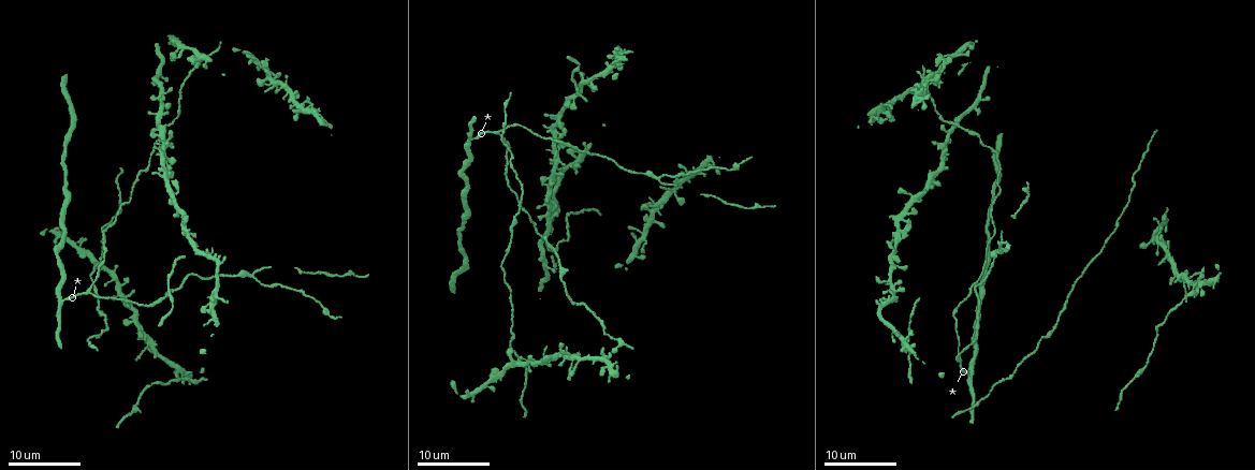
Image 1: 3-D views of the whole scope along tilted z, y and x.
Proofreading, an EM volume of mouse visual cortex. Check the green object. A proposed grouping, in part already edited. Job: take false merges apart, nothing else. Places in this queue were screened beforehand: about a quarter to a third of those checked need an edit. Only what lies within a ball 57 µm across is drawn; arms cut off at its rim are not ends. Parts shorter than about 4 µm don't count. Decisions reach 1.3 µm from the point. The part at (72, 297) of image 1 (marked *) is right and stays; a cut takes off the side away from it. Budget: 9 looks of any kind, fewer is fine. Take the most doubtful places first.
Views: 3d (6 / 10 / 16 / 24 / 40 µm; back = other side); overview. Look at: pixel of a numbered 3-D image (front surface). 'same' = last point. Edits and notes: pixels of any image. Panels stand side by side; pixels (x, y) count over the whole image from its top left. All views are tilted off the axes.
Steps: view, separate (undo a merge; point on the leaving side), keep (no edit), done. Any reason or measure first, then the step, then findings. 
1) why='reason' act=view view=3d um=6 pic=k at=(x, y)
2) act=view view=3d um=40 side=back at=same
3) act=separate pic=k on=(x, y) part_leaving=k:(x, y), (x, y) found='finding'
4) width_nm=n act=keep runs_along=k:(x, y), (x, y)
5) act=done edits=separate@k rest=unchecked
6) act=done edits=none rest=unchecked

why='four or more arms meet' act=view view=3d um=16 pic=1 at=(948, 132)

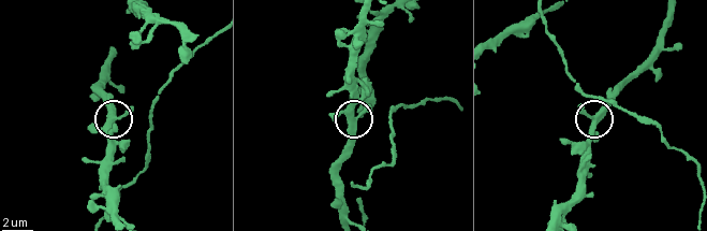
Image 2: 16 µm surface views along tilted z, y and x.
act=view view=3d um=10 pic=2 at=(348, 120)

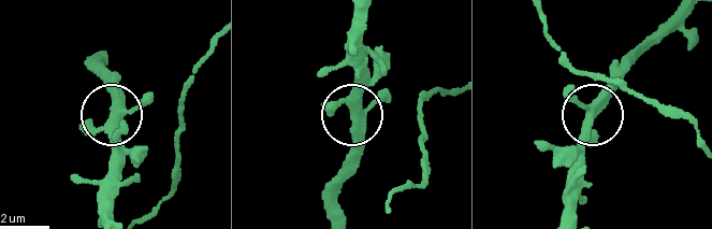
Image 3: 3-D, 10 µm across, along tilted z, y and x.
side_arm_um=40 act=keep runs_along=3:(387, 203), (425, 175), (420, 111), (351, 114), (351, 168) found='continuous, no second neuron'

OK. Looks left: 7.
why='arms part here' act=view view=3d um=24 pic=1 at=(253, 277)

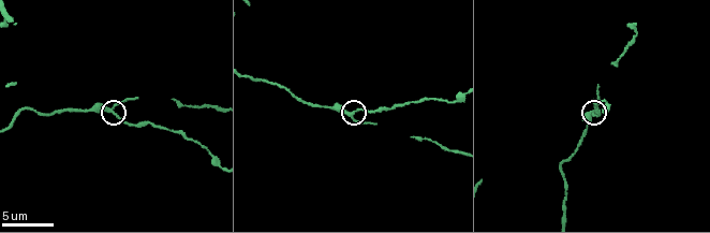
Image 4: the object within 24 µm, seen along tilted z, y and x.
why='zoom in' act=view view=3d um=6 pic=4 at=(110, 108)

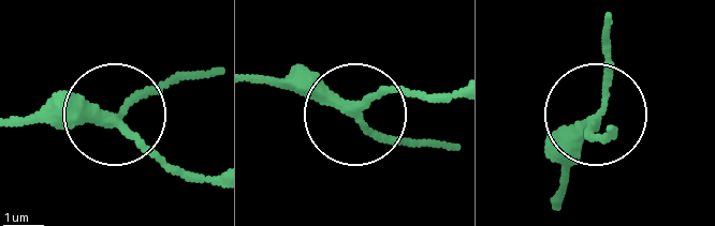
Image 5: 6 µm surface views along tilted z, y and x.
act=view view=3d um=6 side=back pic=5 at=(112, 118)

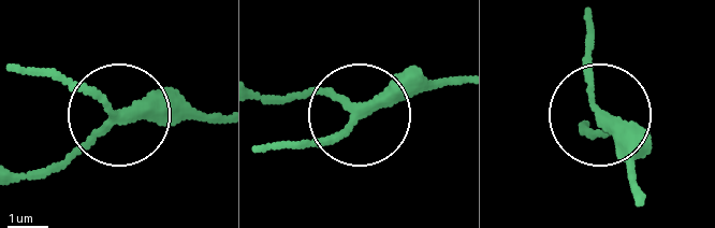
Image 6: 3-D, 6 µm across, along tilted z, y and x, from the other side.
arms=3 act=keep runs_along=6:(213, 116), (121, 116), (54, 167) found='all the same neuron'

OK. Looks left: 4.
why='branch point' act=view view=3d um=16 pic=1 at=(498, 133)

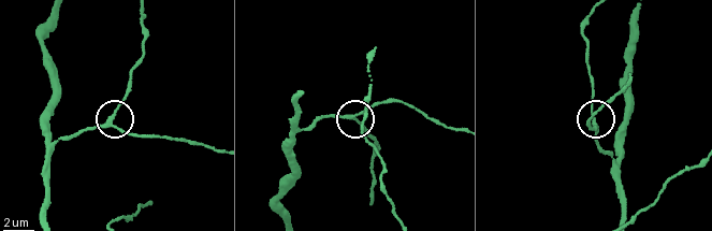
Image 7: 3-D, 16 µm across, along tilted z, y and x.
why='closer look' act=view view=3d um=6 pic=7 at=(111, 122)

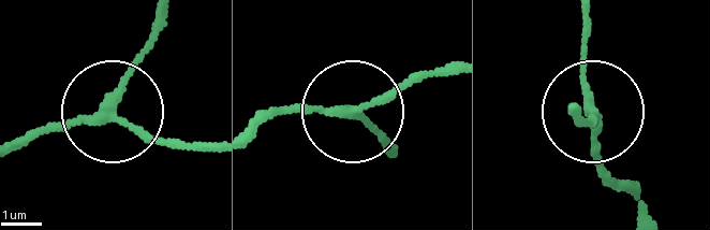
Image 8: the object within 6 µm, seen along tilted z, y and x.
act=view view=3d um=6 side=back pic=8 at=(350, 112)

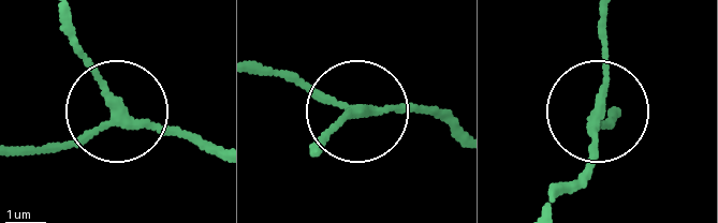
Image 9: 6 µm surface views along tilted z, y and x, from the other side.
width_nm=200 act=keep found='one neuron here'

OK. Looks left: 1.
act=done edits=none rest=unchecked

